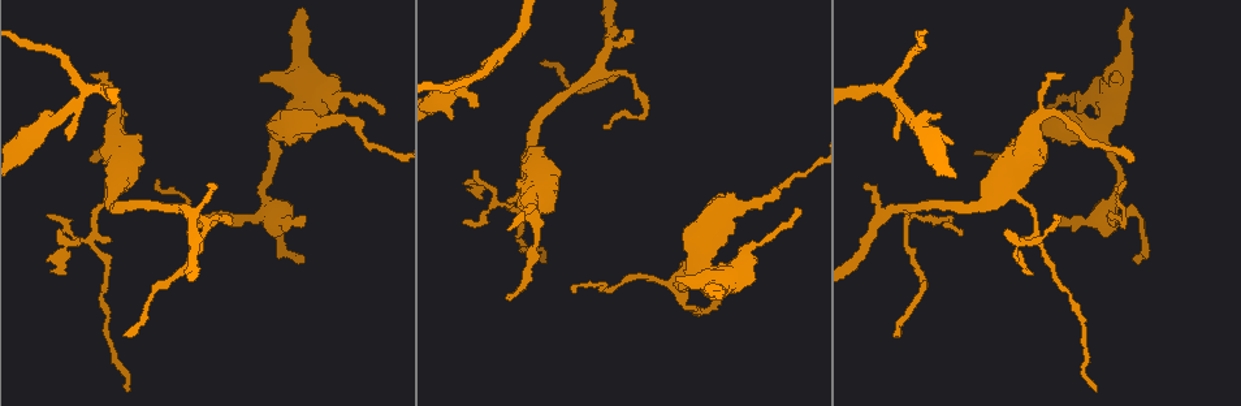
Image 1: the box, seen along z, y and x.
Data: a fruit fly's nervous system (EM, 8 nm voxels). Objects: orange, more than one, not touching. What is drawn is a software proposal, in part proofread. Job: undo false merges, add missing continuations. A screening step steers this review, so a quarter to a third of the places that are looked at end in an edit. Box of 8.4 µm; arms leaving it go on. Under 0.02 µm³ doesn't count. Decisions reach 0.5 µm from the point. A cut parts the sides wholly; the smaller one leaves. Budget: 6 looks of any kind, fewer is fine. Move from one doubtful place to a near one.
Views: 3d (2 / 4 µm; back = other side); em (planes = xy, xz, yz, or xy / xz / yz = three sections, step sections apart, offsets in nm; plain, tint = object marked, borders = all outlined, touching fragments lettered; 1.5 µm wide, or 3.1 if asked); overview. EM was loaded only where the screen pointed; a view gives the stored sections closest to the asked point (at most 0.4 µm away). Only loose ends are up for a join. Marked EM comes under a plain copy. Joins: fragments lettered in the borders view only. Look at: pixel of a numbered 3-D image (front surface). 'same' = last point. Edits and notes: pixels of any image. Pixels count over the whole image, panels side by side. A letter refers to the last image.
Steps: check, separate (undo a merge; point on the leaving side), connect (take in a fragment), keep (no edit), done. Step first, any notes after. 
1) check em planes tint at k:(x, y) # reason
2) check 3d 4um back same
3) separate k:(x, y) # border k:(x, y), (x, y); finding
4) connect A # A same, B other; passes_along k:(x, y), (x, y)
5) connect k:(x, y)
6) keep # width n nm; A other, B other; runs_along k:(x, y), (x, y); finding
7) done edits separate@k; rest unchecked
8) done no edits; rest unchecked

check em planes borders at 1:(797, 208) # tapers out

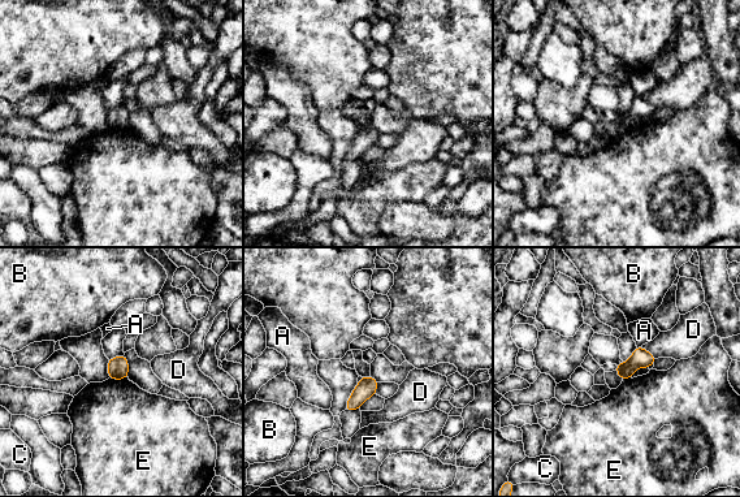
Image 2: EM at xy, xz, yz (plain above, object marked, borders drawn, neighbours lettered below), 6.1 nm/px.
keep # A other, B other, C other, D other, E other; border 2:(641, 346), (657, 358); no lettered fragment goes on from it

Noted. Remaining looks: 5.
check em planes borders at 1:(719, 302) # free end

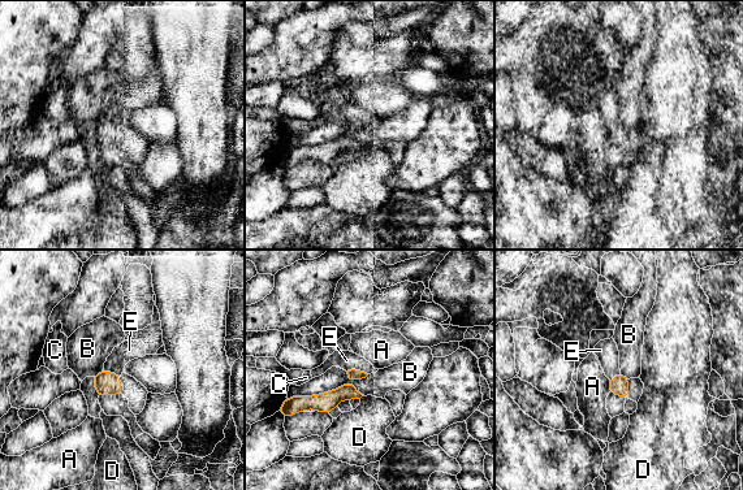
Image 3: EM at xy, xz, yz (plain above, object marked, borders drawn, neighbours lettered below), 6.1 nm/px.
keep # A other, B other, C other, D other, E other; border 3:(362, 394), (342, 384), (286, 398); no lettered fragment goes on from it

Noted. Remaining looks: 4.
check 3d 4um at 1:(466, 221) # thin end

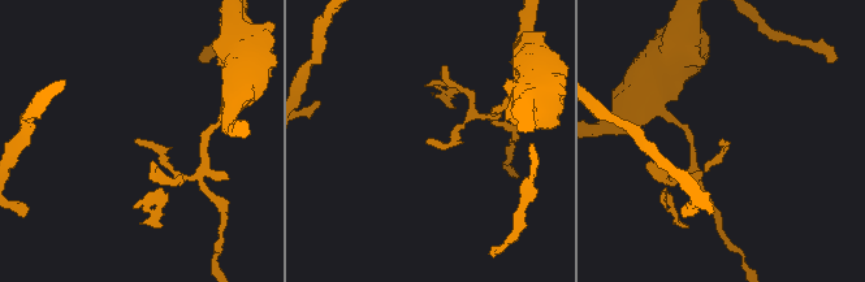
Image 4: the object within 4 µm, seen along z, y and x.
check em xy step 8 borders at 4:(137, 138)

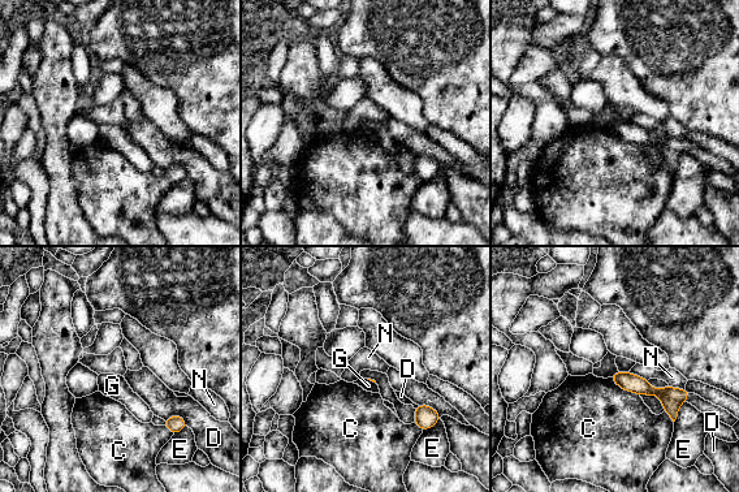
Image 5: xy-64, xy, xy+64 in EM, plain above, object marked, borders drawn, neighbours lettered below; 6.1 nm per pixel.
keep # C other, D other, E other, G other, N other; border 5:(629, 371), (647, 380); no lettered fragment goes on from it

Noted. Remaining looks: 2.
done no edits; rest unchecked

